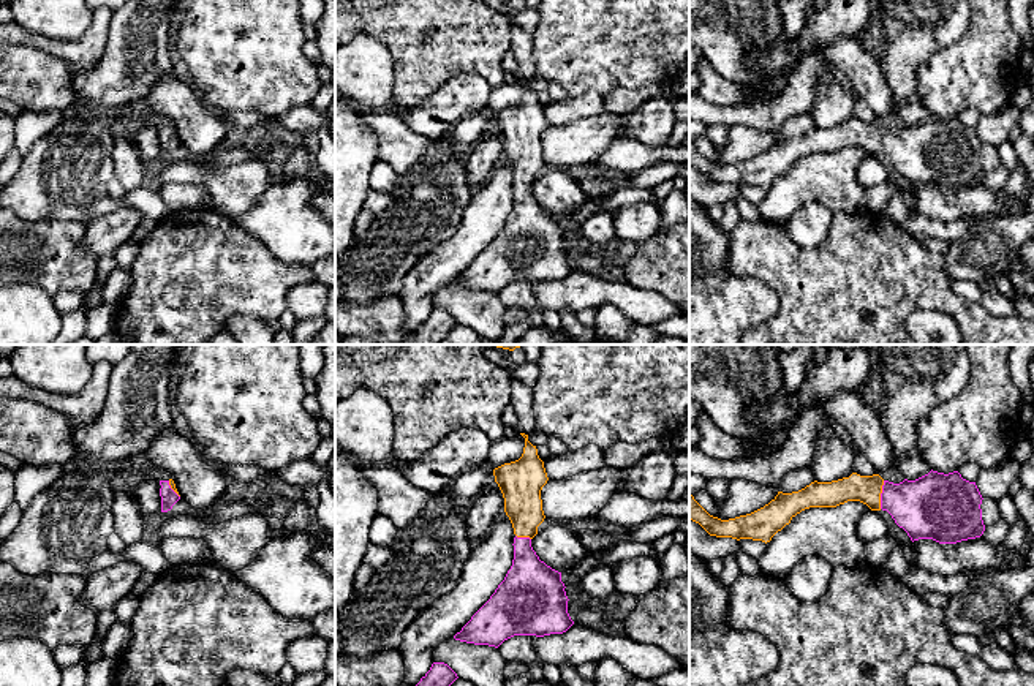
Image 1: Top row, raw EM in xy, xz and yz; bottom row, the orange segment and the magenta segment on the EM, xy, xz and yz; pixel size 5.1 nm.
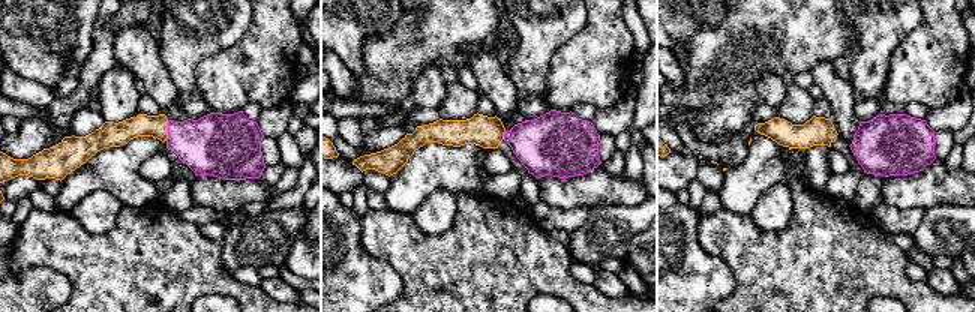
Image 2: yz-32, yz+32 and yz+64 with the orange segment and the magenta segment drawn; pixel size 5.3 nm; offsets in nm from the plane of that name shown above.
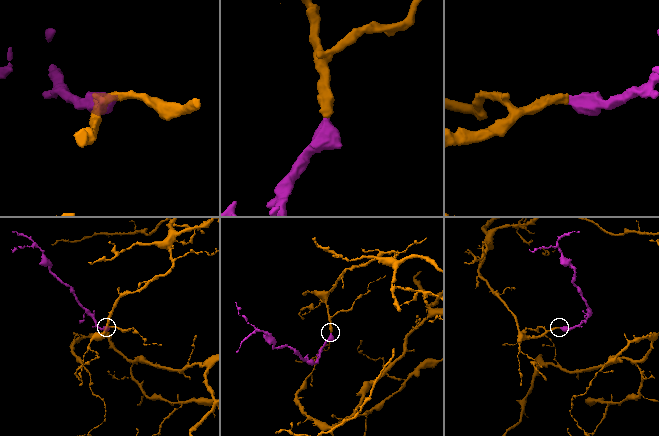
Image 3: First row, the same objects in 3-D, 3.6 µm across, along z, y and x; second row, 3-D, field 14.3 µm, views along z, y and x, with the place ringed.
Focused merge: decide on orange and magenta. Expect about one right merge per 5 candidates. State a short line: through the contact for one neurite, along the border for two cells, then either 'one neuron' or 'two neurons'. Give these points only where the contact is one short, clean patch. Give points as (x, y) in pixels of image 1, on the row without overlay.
line yz (867, 135), (879, 141), (927, 154); one neuron

